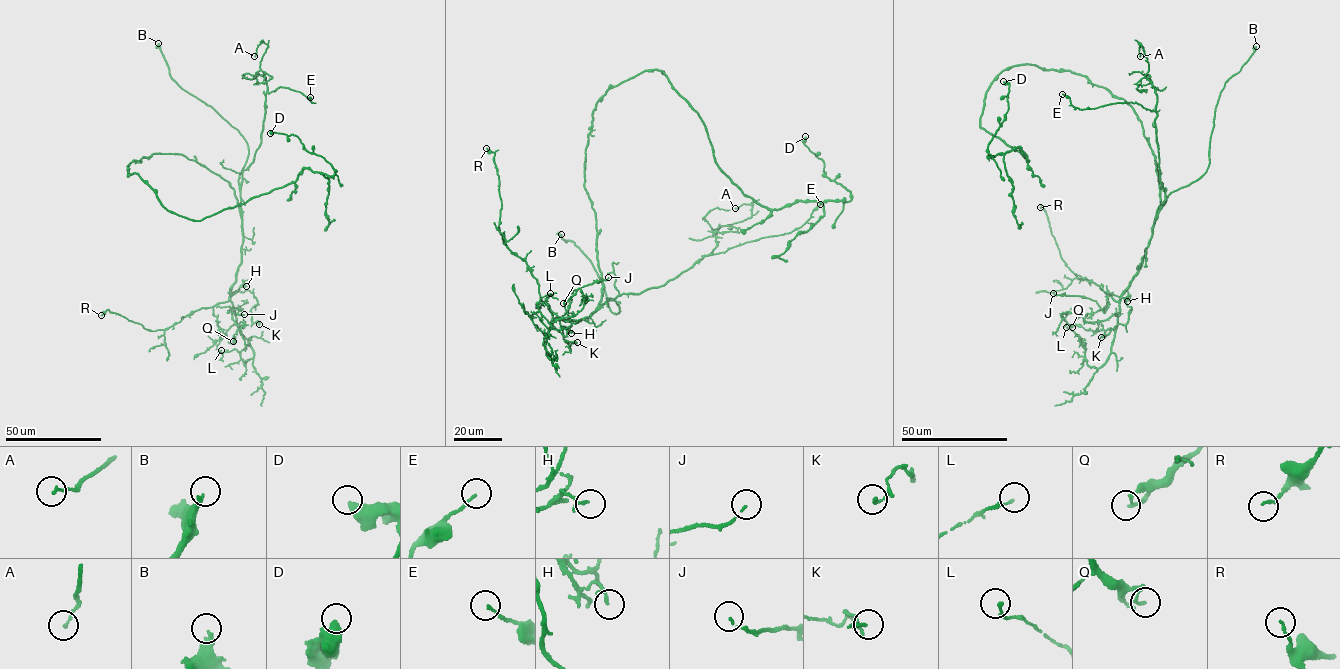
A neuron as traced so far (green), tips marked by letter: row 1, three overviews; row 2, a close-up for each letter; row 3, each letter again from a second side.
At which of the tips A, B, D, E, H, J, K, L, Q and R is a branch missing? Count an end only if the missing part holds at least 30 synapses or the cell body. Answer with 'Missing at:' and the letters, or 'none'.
Missing at: B

